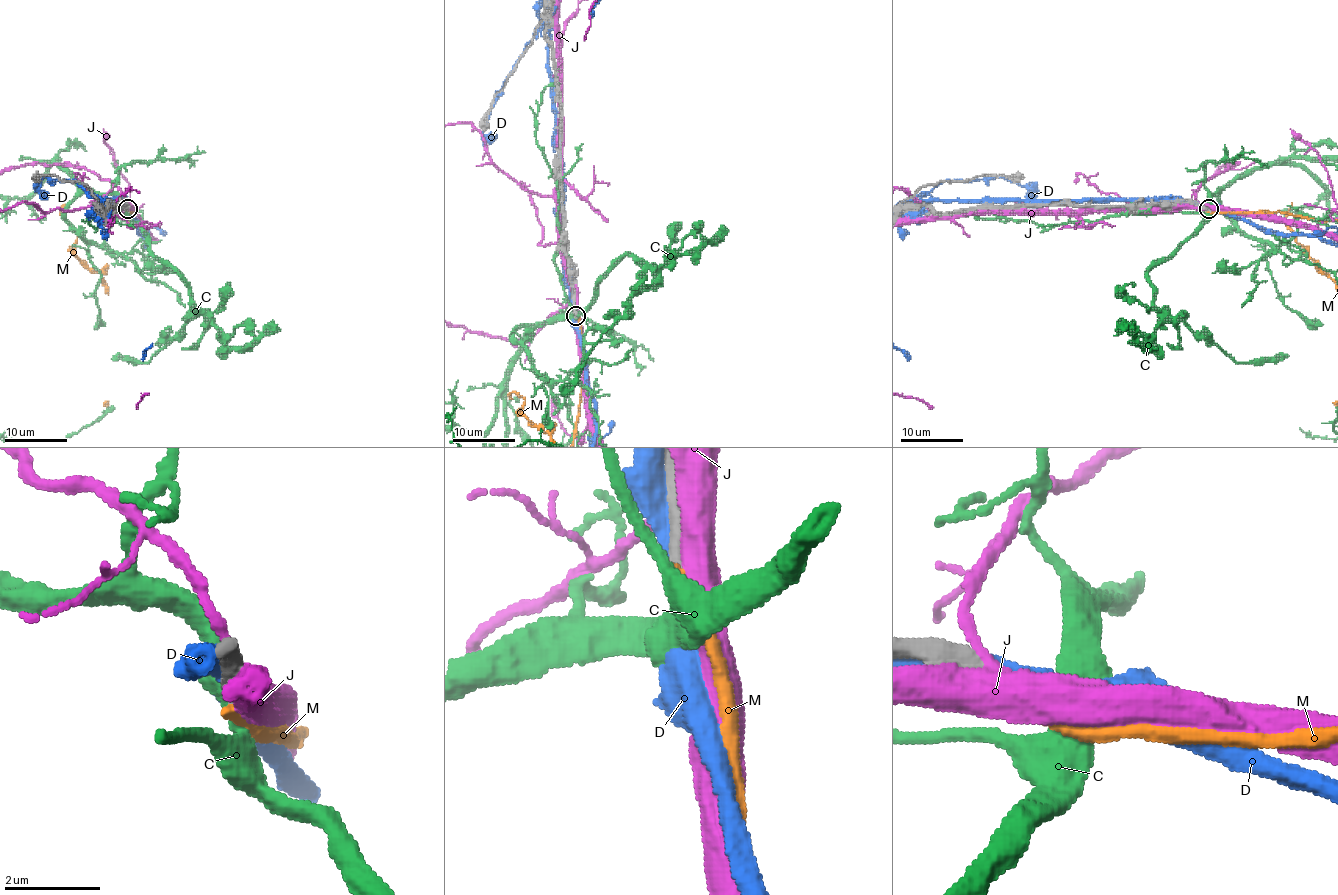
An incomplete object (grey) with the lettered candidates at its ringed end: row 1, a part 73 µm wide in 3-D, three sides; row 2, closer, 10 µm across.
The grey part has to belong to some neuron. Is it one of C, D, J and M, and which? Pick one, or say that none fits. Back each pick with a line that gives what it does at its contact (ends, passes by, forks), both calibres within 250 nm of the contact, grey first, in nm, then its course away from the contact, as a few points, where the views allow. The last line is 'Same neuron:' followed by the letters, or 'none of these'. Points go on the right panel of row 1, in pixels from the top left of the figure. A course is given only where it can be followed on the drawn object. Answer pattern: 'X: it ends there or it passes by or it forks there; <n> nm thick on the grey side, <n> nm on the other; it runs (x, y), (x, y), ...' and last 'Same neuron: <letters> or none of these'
Same neuron: none of these

